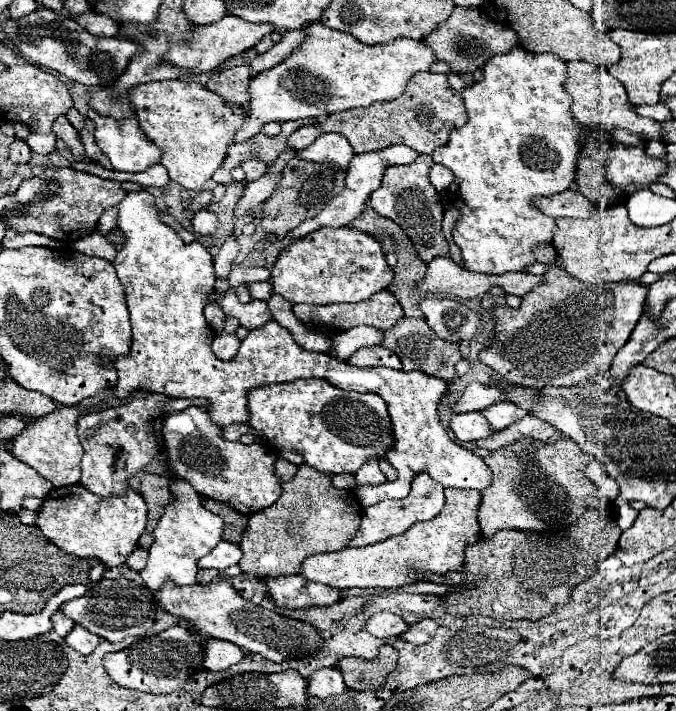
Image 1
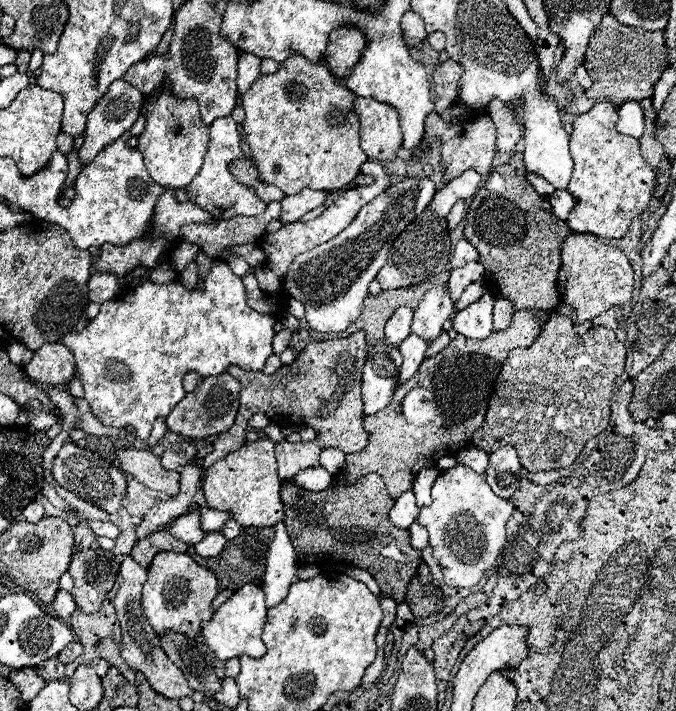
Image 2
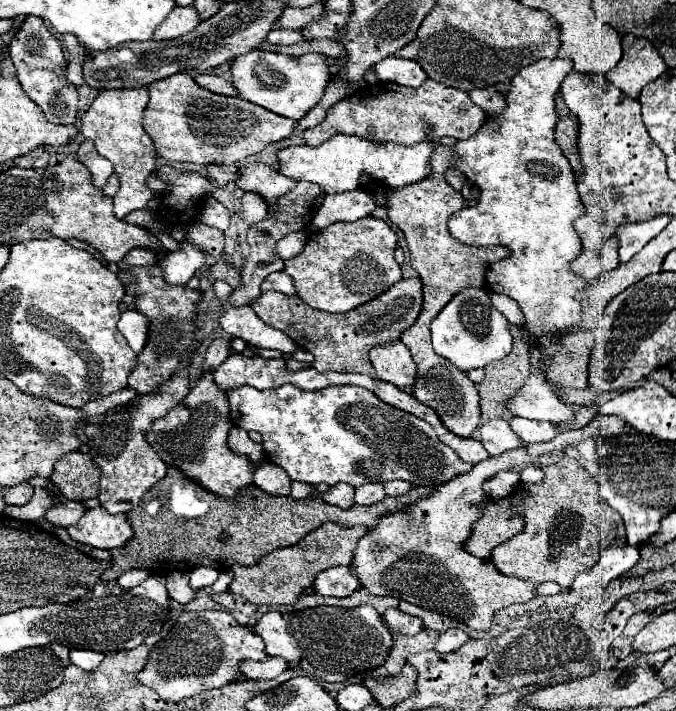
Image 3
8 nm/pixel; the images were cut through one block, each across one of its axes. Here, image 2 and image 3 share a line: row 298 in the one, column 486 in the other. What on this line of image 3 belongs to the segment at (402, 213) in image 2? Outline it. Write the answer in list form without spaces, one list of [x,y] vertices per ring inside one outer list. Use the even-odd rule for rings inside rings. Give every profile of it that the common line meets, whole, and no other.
[[[466,288],[432,320],[432,346],[436,354],[466,372],[504,358],[512,350],[512,336],[508,332],[508,320],[492,306],[486,292],[482,288]]]

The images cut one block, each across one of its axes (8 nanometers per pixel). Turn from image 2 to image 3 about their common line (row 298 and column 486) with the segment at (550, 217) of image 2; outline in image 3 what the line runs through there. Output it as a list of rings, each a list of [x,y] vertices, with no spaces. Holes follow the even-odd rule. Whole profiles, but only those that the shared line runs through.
[[[488,498],[488,506],[482,512],[482,518],[474,522],[472,536],[464,544],[464,550],[472,556],[488,560],[492,548],[500,542],[516,536],[524,528],[520,516],[510,512],[510,500],[492,500]]]

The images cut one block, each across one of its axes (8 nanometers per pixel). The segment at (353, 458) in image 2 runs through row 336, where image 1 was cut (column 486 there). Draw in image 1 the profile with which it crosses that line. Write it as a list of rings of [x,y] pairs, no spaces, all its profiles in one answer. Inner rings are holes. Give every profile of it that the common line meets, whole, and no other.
[[[562,436],[554,444],[546,444],[534,438],[520,438],[508,446],[502,446],[490,452],[484,462],[492,470],[492,484],[484,488],[480,506],[478,506],[478,524],[486,538],[492,538],[500,528],[514,530],[556,530],[570,526],[578,520],[578,516],[586,508],[602,508],[606,500],[602,500],[598,486],[586,478],[584,468],[594,460],[594,456],[580,450],[580,446],[568,446],[568,436]]]

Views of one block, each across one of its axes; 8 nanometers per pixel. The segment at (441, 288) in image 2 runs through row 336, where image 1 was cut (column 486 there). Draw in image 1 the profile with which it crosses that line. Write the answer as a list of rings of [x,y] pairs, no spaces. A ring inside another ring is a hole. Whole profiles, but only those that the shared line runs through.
[[[478,412],[454,414],[450,418],[450,428],[460,442],[474,442],[474,440],[486,438],[486,436],[490,436],[490,432],[494,432],[492,428],[488,428],[488,420],[484,420],[484,416],[480,416]]]

